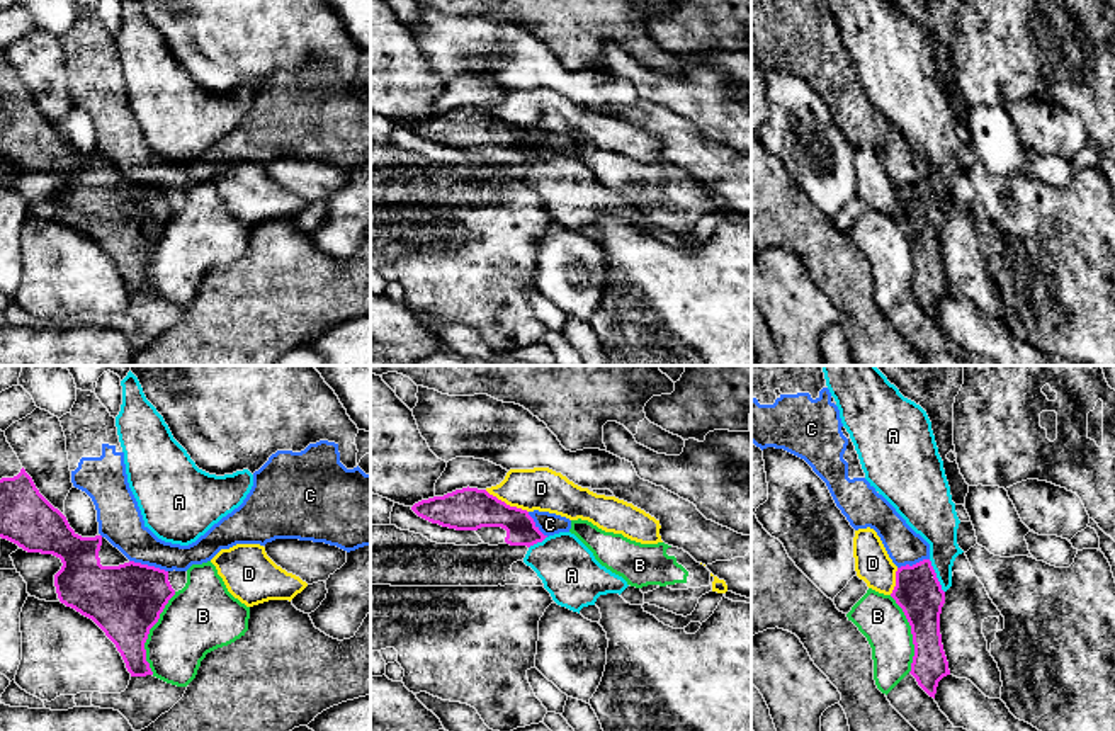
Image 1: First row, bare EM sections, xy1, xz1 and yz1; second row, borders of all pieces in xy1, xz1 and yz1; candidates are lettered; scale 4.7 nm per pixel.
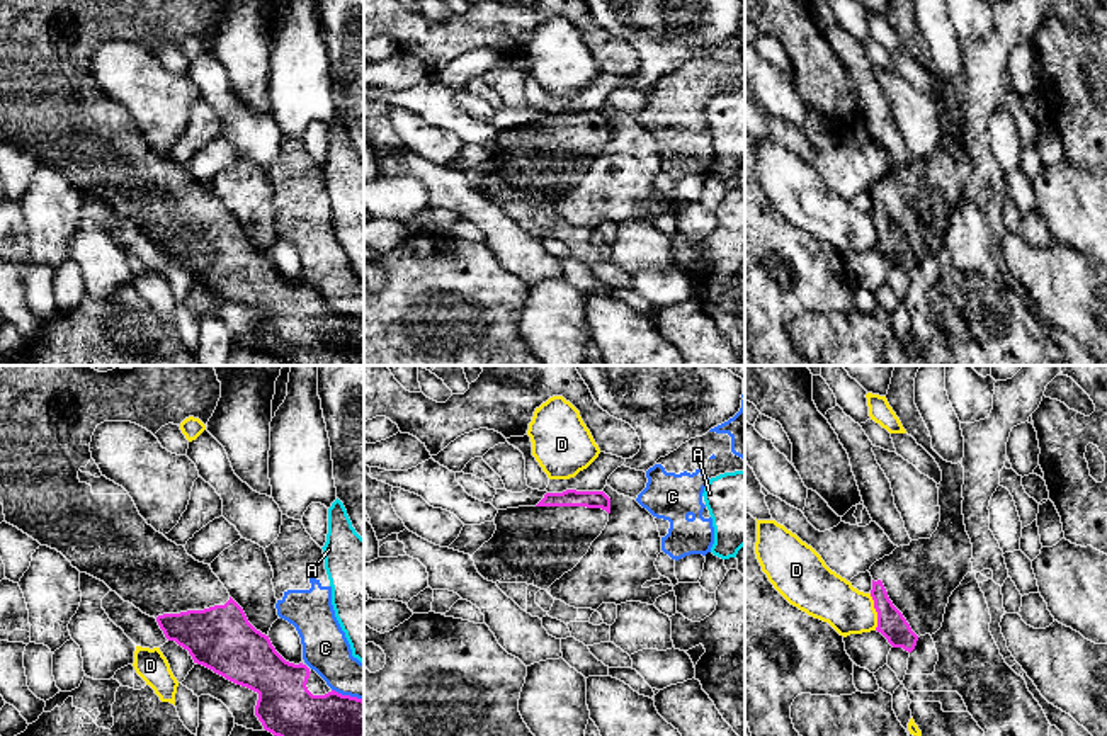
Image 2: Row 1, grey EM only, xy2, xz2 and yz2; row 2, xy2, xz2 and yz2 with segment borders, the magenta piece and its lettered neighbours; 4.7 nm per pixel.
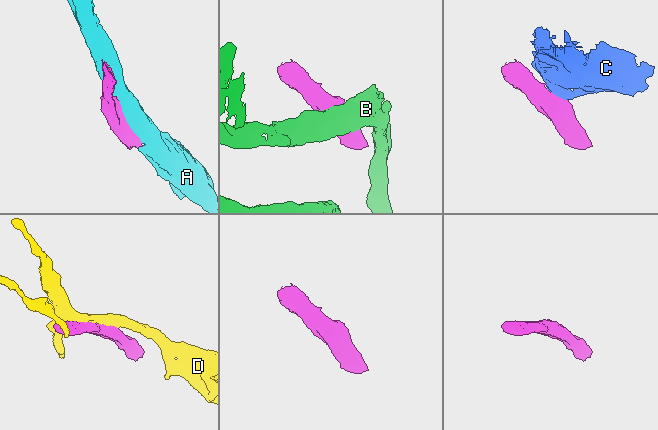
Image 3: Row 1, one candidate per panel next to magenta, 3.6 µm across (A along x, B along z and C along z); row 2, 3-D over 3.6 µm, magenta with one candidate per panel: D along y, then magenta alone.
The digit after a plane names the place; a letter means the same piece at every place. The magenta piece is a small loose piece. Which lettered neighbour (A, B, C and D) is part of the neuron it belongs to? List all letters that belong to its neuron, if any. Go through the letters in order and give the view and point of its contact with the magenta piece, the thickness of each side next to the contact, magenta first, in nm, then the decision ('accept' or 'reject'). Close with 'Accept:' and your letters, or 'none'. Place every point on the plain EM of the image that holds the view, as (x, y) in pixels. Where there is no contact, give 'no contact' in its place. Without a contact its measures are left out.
A: contact yz1 (935, 196); calibres 220 and 190 nm; reject
B: contact xy1 (148, 252); calibres 340 and 320 nm; reject
C: contact xy1 (147, 184); calibres 340 and 200 nm; reject
D: contact xz1 (505, 123); calibres 200 and 200 nm; reject
Accept: none

